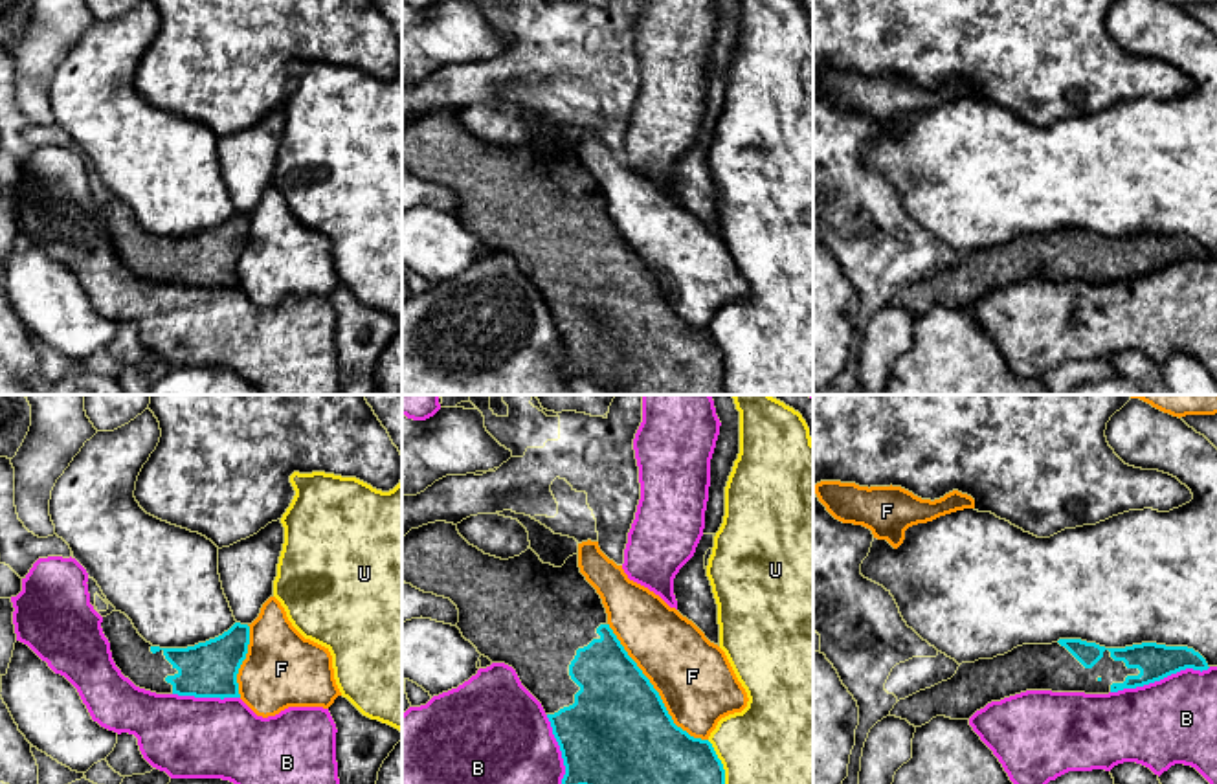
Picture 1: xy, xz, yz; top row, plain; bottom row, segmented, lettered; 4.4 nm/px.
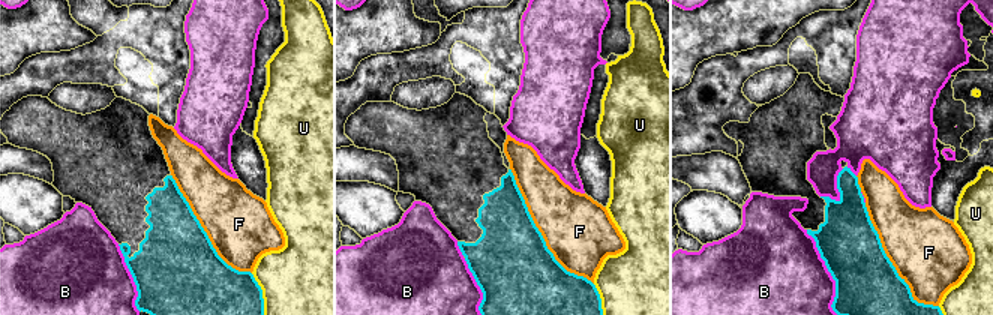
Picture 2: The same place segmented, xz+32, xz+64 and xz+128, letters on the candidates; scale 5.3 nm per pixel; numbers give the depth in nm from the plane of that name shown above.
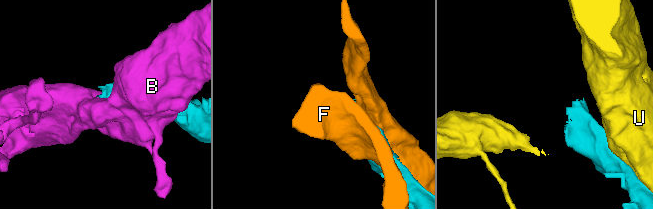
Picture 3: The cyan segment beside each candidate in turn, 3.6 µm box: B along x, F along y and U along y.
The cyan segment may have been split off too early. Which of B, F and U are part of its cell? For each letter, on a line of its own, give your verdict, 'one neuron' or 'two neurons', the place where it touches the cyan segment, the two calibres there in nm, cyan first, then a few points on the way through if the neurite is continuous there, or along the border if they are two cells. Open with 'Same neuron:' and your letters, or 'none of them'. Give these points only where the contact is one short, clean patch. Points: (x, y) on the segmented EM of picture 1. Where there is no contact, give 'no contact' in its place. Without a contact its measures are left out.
Same neuron: none of them
B: two neurons; contact yz (1161, 678); calibres 160 and 380 nm
F: two neurons; contact xz (654, 689); calibres 460 and 340 nm
U: two neurons; contact xz (720, 762); calibres 260 and 380 nm

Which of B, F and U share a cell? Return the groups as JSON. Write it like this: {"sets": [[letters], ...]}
{"sets": [["B"], ["F"], ["U"]]}

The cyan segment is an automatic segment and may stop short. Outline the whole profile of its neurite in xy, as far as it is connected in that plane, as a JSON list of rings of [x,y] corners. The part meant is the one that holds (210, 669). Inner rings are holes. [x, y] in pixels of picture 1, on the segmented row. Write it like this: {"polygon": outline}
{"polygon": [[[121,611],[103,617],[101,628],[116,666],[136,687],[156,694],[240,698],[237,674],[248,654],[248,624],[235,622],[222,635],[187,648],[152,646]]]}

